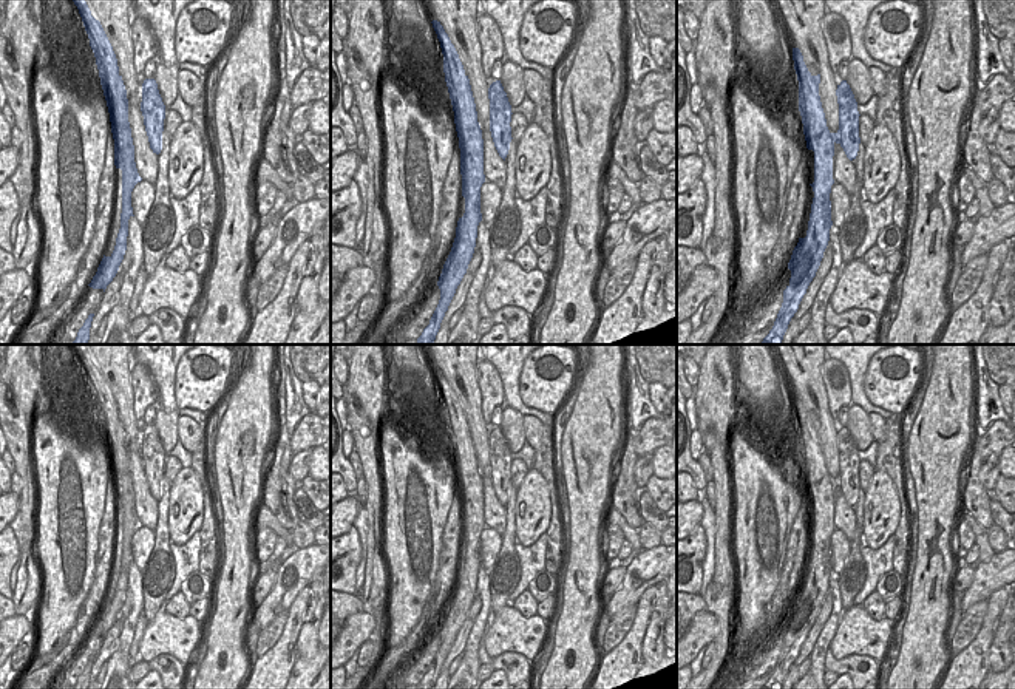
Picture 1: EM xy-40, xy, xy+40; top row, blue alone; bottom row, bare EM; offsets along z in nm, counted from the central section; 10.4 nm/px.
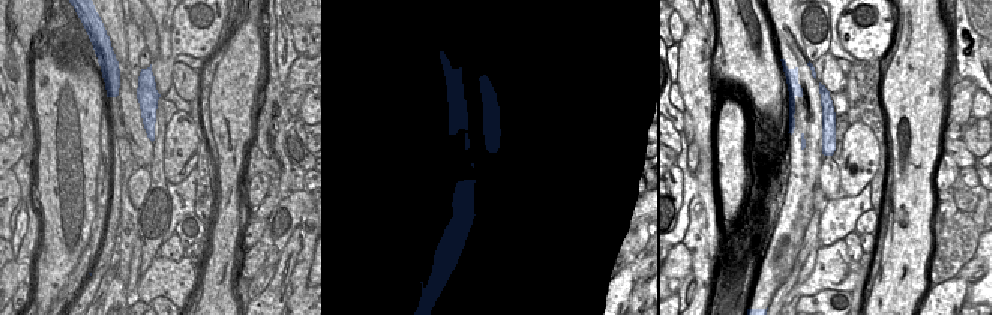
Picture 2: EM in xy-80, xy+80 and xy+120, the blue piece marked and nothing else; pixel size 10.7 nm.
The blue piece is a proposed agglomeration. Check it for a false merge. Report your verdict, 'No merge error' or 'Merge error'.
Merge error

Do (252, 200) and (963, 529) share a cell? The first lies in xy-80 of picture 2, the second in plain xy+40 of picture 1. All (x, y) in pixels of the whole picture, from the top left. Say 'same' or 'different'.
same

